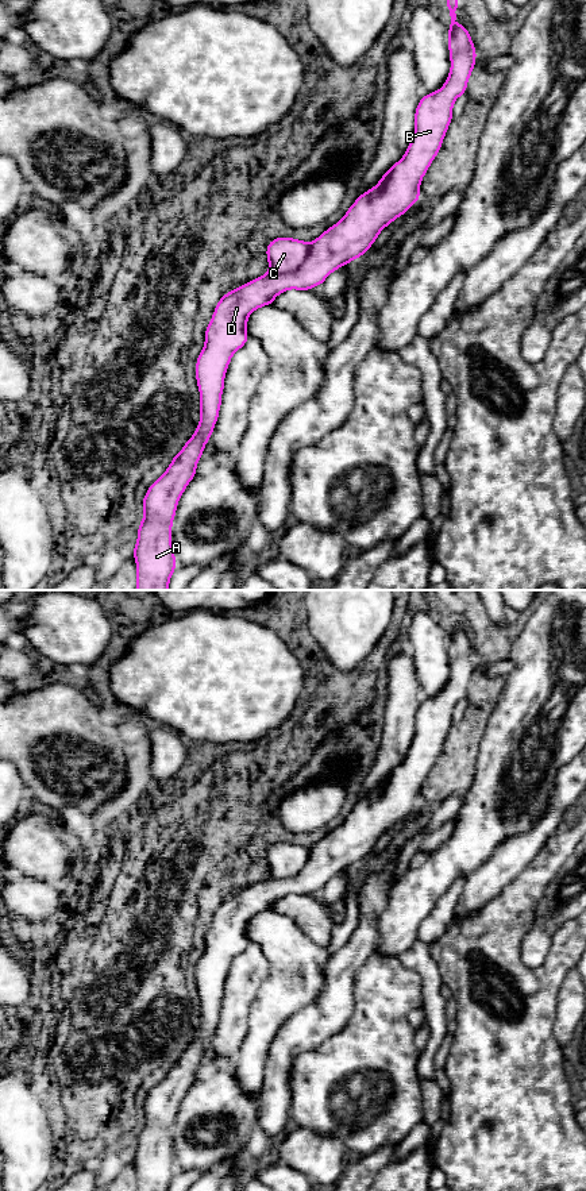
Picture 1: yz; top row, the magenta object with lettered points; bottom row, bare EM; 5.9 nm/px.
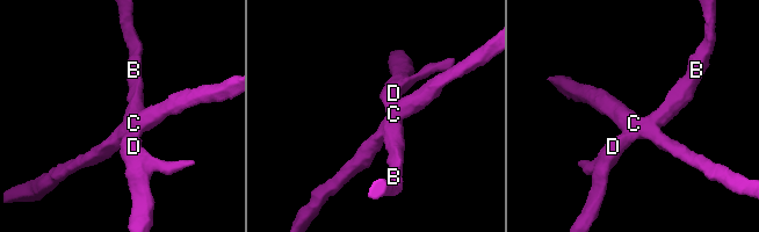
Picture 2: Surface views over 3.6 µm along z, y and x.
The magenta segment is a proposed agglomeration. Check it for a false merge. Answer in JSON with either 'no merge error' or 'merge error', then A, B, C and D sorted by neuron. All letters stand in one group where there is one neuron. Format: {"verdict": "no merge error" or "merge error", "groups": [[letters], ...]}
{"verdict": "merge error", "groups": [["A", "B", "D"], ["C"]]}

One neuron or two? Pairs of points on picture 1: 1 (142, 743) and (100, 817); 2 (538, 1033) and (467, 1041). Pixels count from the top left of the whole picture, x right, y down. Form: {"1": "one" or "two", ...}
{"1": "one", "2": "one"}

